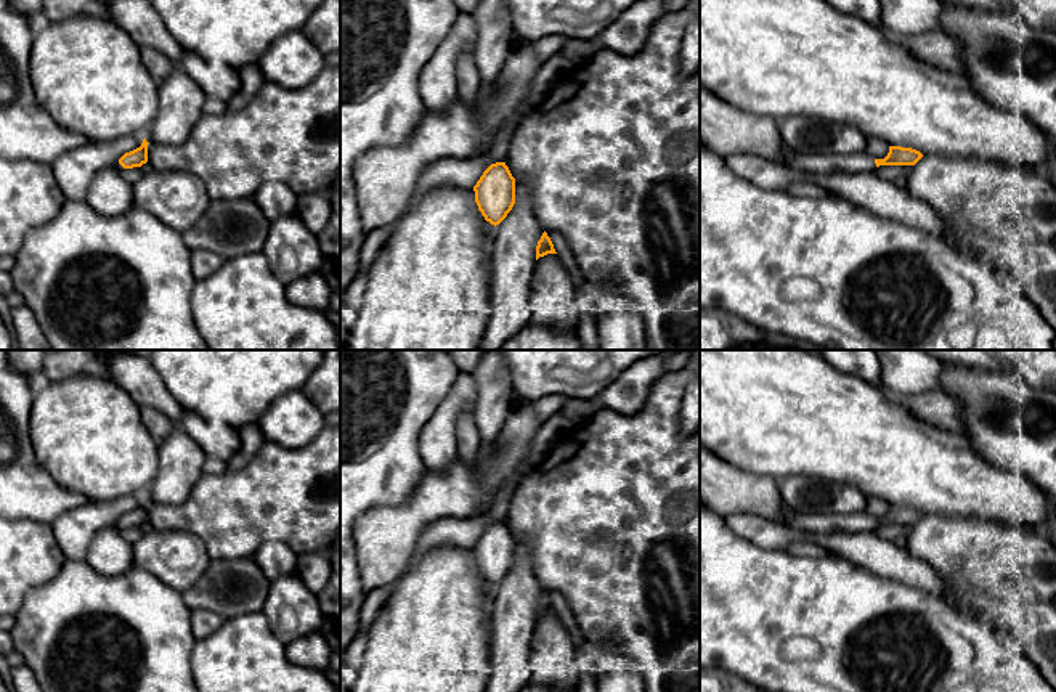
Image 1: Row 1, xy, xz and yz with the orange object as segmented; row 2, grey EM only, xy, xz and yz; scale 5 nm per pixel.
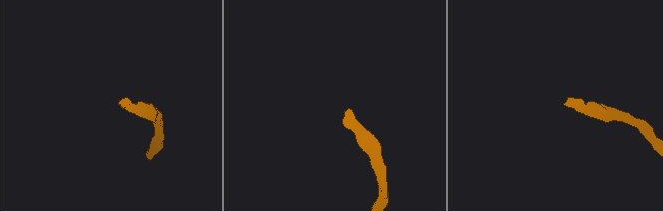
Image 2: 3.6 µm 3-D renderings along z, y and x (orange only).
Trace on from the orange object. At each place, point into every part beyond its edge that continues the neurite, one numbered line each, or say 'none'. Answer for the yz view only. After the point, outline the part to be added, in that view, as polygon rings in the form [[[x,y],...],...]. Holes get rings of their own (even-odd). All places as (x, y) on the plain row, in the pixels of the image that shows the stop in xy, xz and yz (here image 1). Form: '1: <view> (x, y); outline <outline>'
1: yz (854, 522); outline [[[783,503],[782,512],[793,528],[812,533],[855,533],[860,530],[871,530],[876,527],[875,519],[865,511],[854,514],[804,514],[790,509]]]

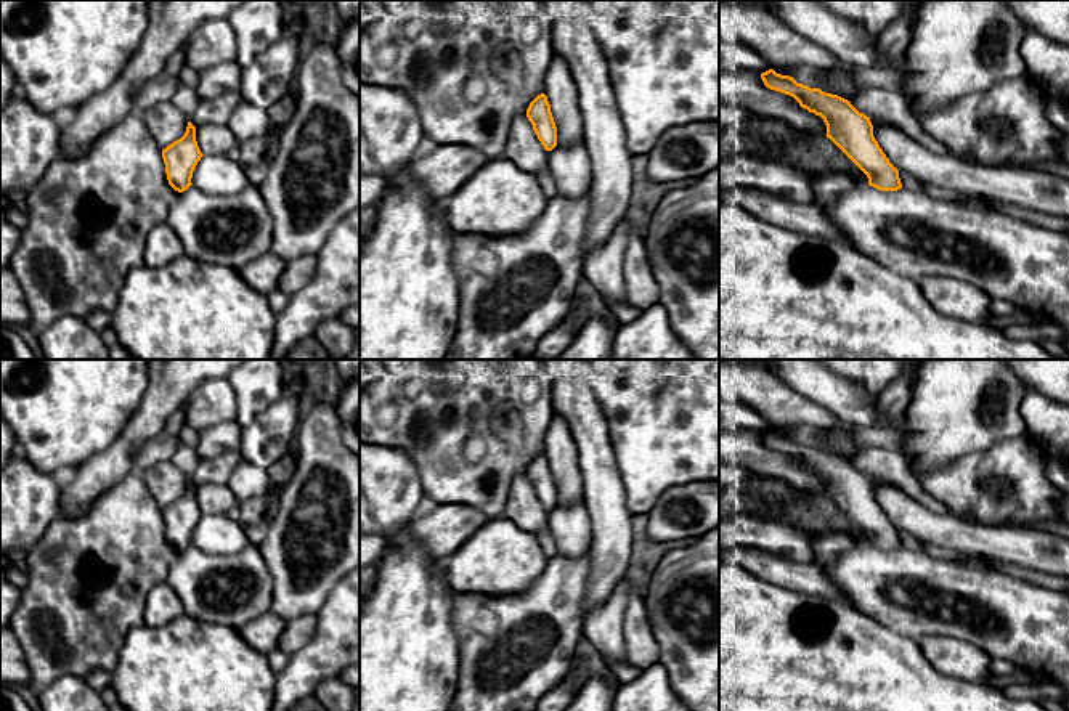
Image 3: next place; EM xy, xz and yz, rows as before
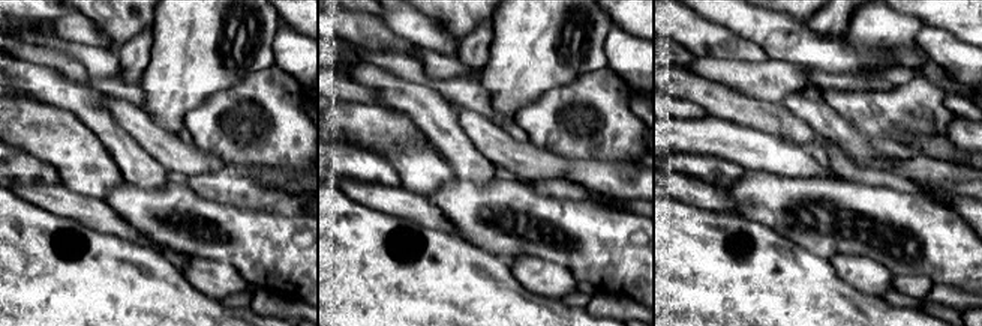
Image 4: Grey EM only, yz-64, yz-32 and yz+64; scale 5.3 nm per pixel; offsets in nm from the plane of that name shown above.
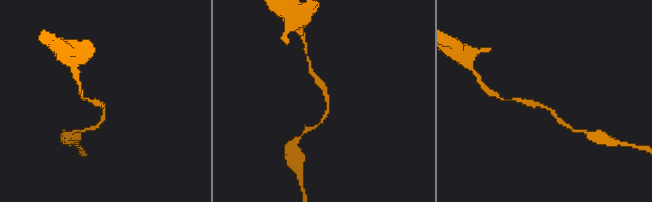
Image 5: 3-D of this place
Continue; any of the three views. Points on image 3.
none

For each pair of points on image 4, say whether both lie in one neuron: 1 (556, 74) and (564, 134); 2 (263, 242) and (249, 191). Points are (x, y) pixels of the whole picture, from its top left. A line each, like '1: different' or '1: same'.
1: different
2: different

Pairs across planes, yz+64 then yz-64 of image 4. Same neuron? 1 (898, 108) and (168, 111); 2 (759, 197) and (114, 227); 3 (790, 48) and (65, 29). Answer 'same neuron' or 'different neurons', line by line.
1: different neurons
2: different neurons
3: same neuron

